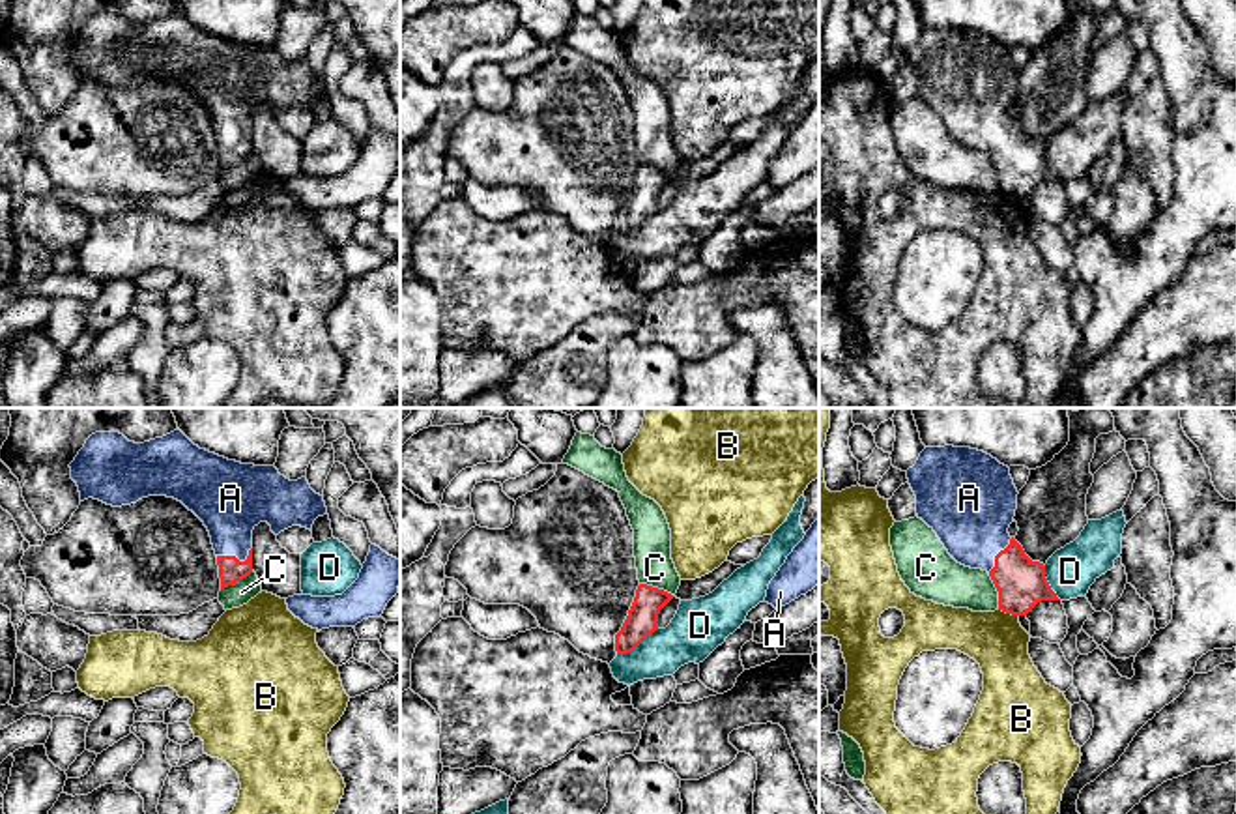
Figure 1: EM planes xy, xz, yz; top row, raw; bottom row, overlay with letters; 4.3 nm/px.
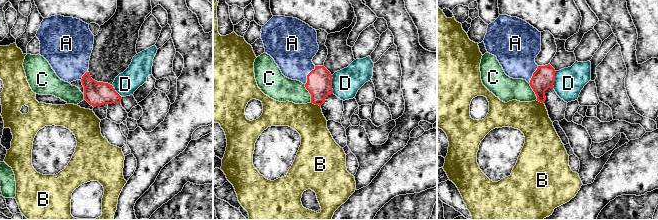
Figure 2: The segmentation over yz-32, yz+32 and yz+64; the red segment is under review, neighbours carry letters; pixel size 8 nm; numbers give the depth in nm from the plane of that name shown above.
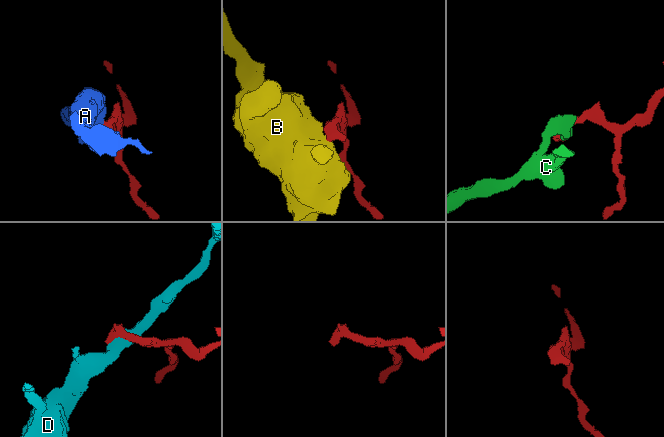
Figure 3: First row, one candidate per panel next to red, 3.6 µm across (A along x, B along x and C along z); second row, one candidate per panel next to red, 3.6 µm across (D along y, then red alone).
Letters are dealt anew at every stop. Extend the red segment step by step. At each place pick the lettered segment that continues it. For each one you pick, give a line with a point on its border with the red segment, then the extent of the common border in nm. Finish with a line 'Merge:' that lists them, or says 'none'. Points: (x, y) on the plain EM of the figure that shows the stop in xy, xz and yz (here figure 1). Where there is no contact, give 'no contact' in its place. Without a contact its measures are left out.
A: meets red in xy at (236, 139); contact 160 nm long
Merge: A

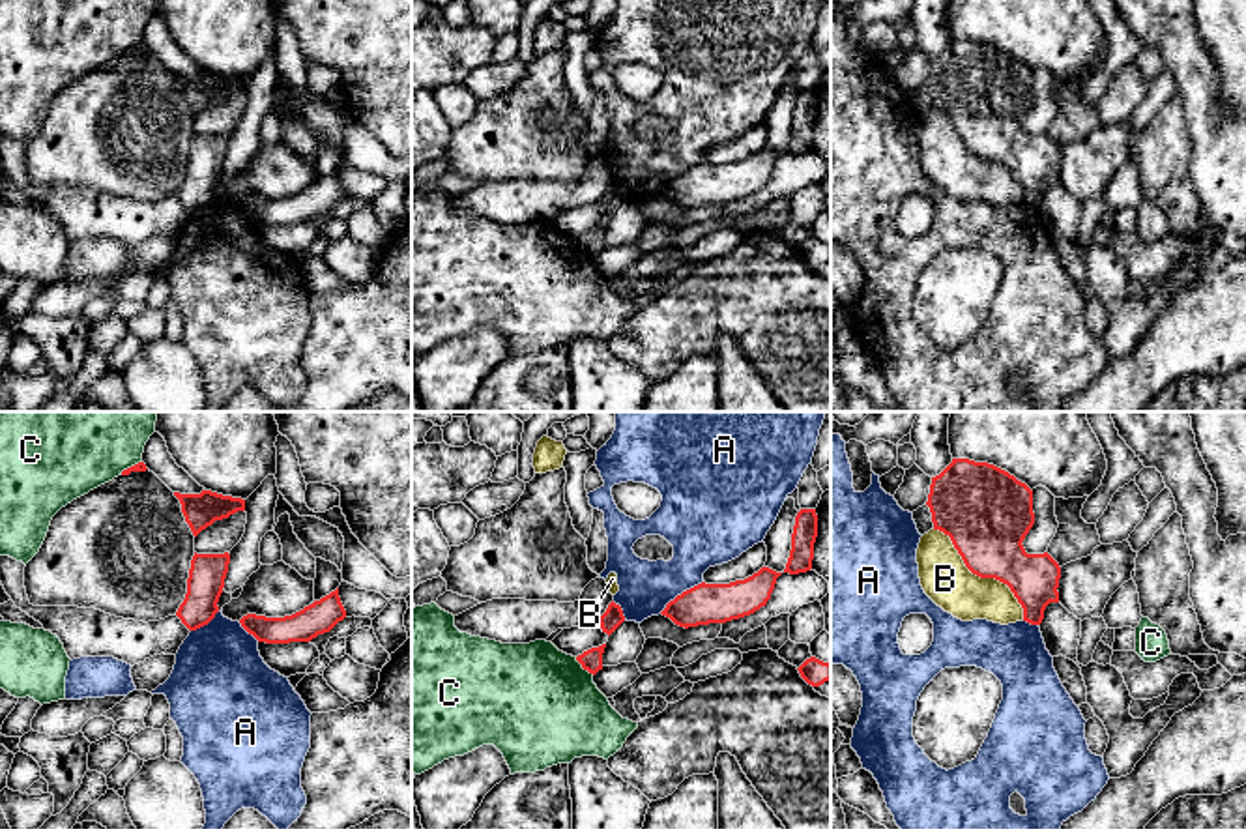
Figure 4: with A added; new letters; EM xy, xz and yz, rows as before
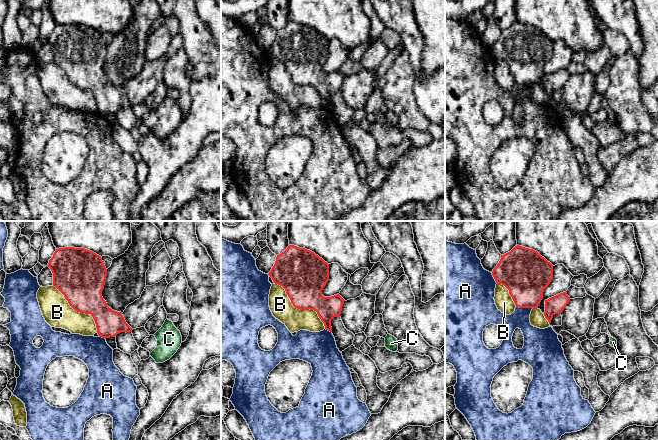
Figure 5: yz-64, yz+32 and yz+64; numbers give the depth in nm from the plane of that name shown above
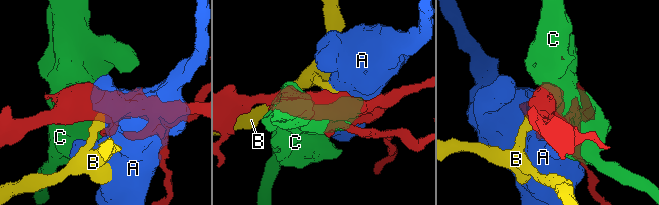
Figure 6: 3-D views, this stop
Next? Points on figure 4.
Merge: none

